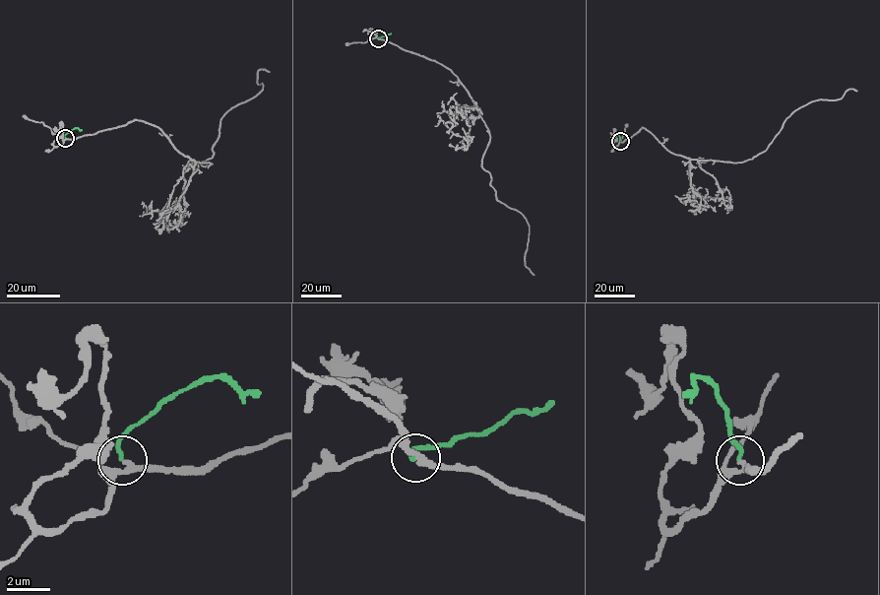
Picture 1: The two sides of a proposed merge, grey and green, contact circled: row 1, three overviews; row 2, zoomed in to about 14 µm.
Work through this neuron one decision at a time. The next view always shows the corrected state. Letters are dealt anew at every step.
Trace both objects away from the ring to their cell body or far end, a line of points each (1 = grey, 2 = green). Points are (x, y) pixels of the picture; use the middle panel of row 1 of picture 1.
1: (378, 38), (435, 60), (464, 86), (489, 132), (481, 166), (490, 184), (529, 226), (524, 263), (534, 275)
2: (378, 38), (391, 33)

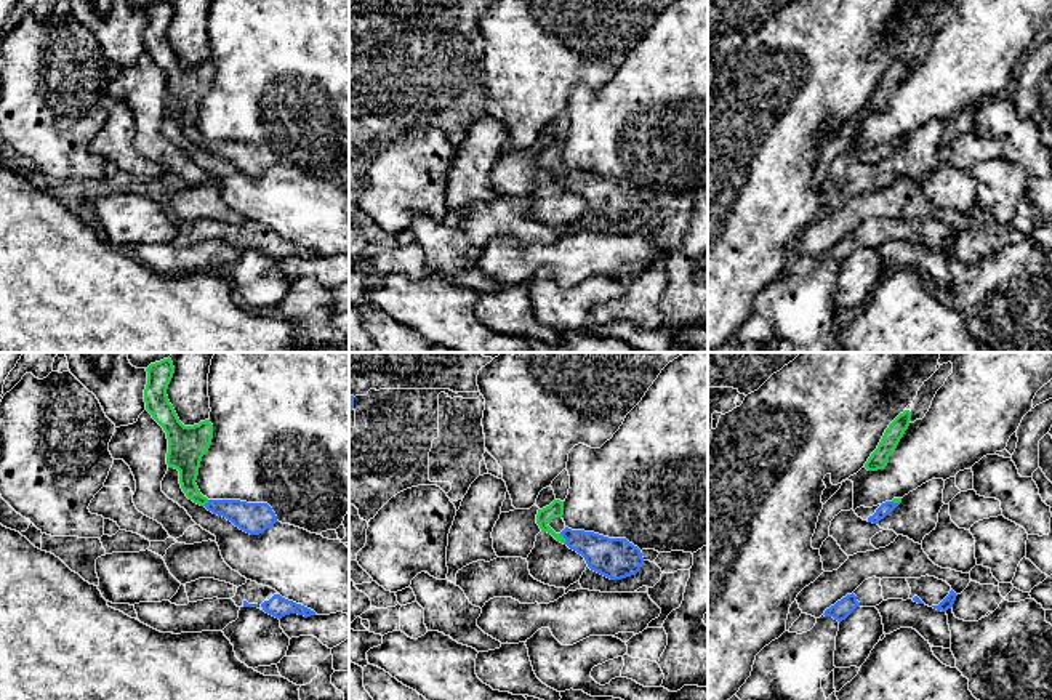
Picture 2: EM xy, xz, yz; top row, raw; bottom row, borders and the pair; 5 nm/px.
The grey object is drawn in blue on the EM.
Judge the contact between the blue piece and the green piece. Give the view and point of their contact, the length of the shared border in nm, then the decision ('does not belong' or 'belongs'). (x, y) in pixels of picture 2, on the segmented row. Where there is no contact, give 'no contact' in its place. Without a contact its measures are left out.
contact xz (564, 537); length 70 nm; belongs

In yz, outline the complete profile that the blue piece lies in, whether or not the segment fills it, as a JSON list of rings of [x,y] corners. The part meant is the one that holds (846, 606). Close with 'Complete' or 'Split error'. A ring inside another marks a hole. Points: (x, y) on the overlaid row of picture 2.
[[[847,594],[841,601],[837,601],[834,605],[825,610],[825,617],[833,617],[839,623],[845,620],[857,607],[860,607],[860,602],[857,601],[857,596]]]. Complete

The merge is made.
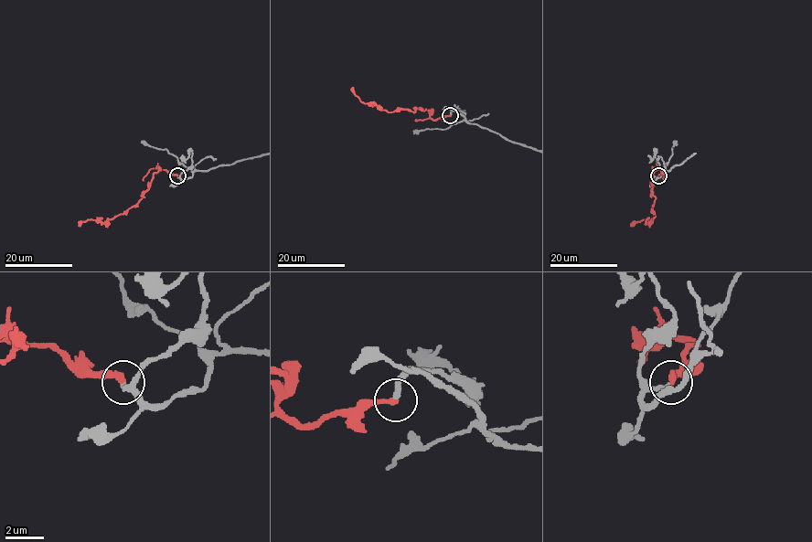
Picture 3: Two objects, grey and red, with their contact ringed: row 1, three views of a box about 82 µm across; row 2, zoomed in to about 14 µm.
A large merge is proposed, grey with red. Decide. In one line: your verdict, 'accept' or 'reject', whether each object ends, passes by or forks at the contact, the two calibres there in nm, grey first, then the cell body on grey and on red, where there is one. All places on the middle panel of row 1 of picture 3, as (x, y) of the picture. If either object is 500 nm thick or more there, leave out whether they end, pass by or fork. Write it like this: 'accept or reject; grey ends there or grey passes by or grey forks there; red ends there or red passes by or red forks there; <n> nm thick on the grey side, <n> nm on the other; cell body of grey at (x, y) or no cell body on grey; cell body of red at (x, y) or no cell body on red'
accept; grey ends there; red ends there; 240 nm thick on the grey side, 320 nm on the other; no cell body on grey; no cell body on red

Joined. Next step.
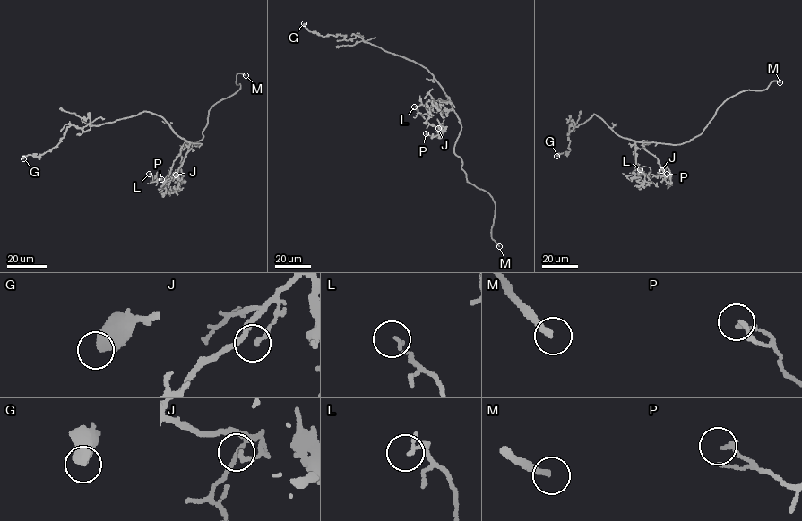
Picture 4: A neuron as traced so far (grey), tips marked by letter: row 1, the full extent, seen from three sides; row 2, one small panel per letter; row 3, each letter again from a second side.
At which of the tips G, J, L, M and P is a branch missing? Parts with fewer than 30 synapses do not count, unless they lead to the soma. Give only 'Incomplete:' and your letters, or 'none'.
Incomplete: M

